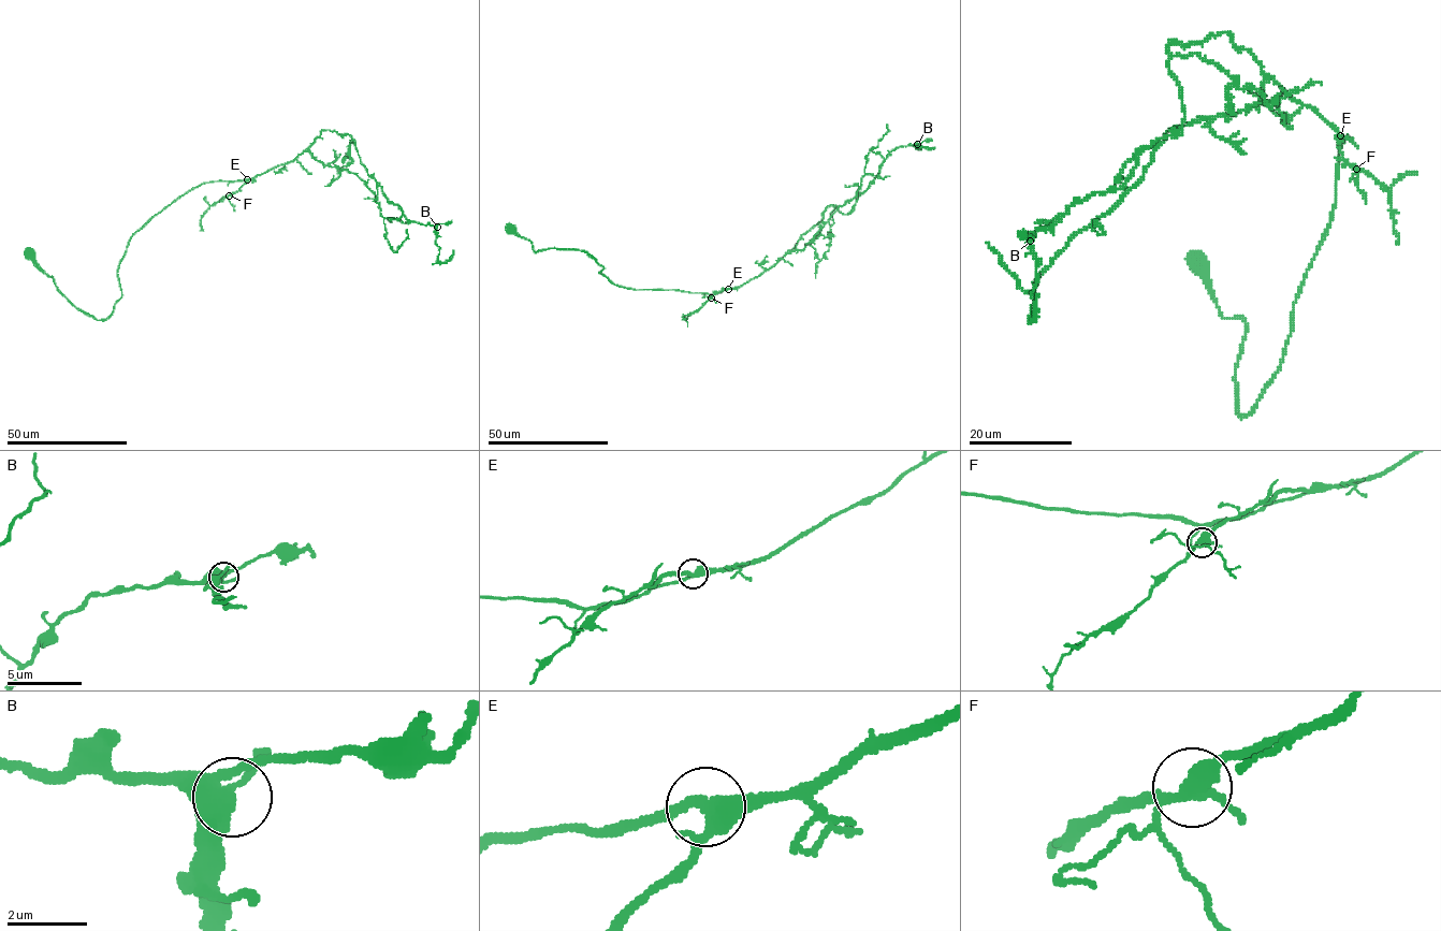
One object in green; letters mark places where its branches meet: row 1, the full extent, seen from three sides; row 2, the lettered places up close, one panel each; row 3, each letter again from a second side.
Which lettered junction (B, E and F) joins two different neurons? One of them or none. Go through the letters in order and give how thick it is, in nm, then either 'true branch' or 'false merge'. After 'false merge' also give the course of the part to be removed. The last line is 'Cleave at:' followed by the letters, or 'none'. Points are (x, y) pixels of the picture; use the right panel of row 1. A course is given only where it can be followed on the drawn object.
B: 480 nm thick; true branch
E: 400 nm thick; true branch
F: 380 nm thick; true branch
Cleave at: none

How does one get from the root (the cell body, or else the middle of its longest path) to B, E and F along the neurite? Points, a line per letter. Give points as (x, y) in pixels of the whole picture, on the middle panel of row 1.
B: (510, 228), (536, 252), (583, 250), (619, 286), (717, 293), (828, 206), (849, 213), (888, 155), (917, 144)
E: (510, 228), (528, 238), (536, 252), (583, 250), (603, 267), (599, 273), (625, 288), (710, 294), (728, 289)
F: (510, 228), (536, 252), (583, 250), (619, 286), (728, 289), (711, 297)

